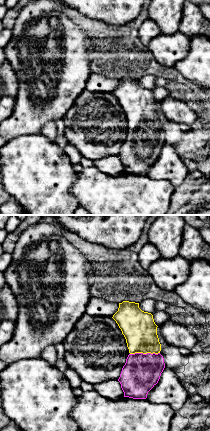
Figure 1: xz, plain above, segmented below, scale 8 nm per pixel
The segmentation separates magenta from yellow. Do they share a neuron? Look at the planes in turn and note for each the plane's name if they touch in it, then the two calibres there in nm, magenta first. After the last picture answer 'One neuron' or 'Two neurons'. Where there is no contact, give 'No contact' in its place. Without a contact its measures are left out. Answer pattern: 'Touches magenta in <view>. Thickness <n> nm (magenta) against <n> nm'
Touches magenta in xz. Thickness 300 nm (magenta) against 280 nm

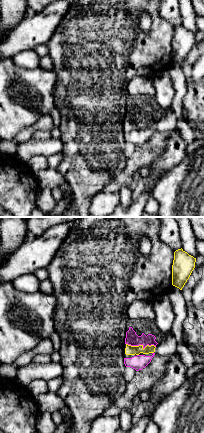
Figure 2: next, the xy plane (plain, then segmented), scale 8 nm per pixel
Touches magenta in xy. Thickness 100 nm (magenta) against 80 nm

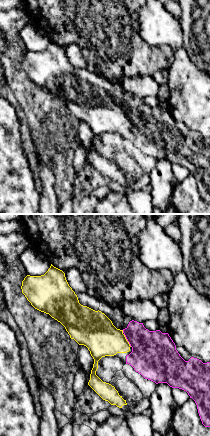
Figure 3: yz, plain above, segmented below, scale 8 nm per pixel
Touches magenta in yz. Thickness 360 nm (magenta) against 280 nm

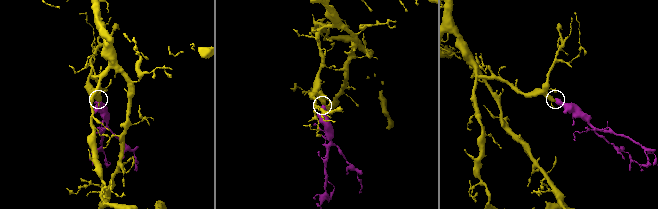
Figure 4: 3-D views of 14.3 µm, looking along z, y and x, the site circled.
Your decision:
One neuron

